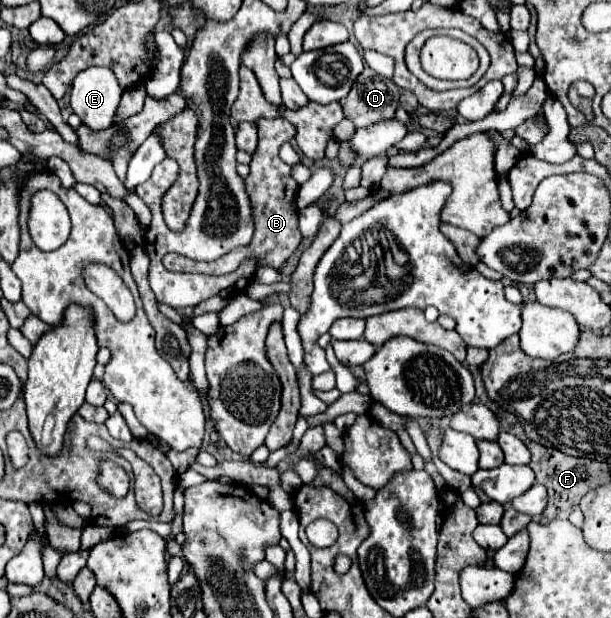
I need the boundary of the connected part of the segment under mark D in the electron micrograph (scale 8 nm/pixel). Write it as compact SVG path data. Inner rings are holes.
M365 68L357 84L353 84L351 92L339 104L355 128L367 128L383 120L393 120L399 106L399 88L393 80Z

